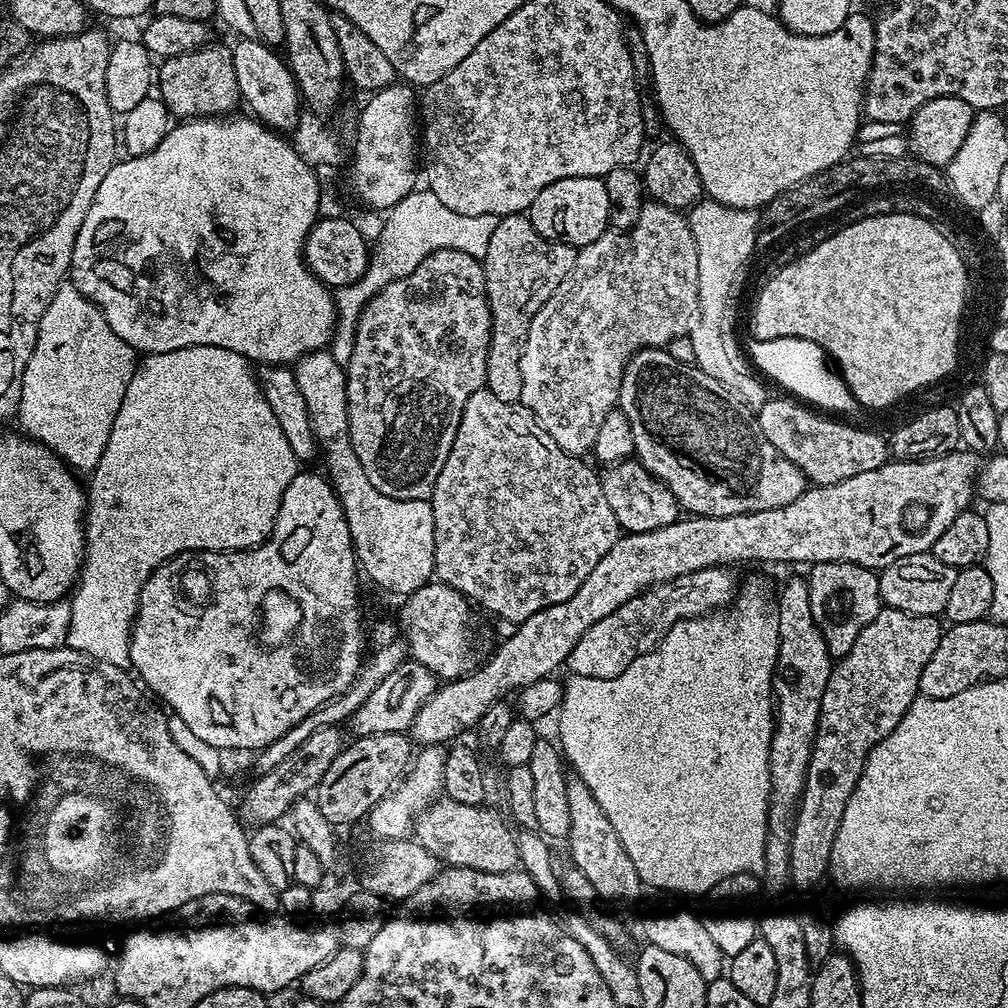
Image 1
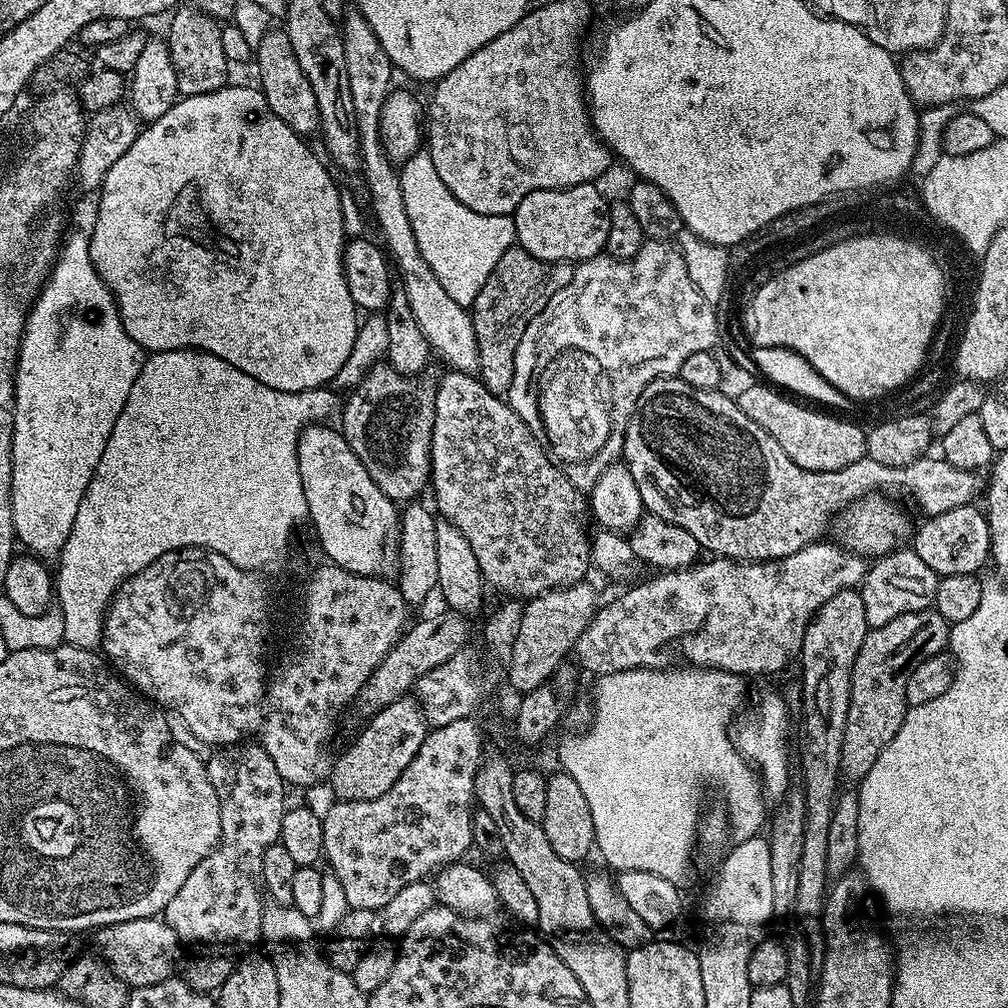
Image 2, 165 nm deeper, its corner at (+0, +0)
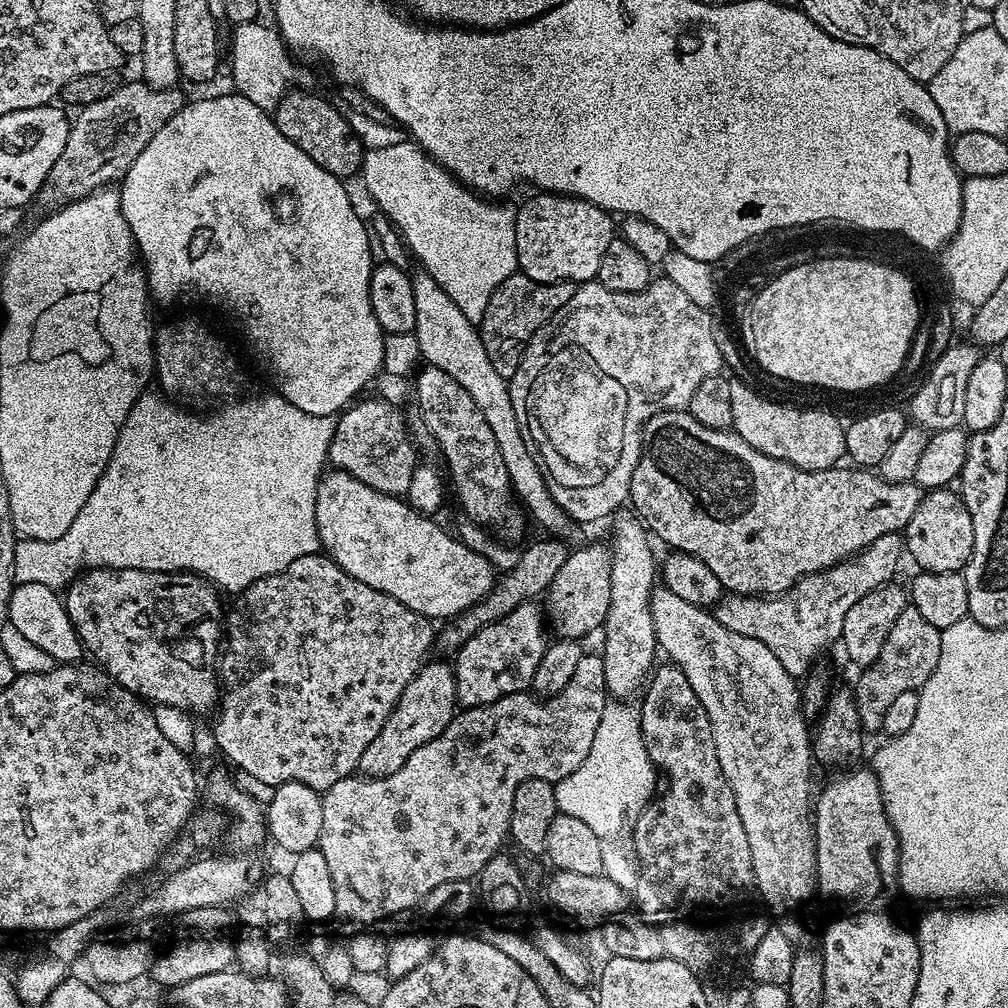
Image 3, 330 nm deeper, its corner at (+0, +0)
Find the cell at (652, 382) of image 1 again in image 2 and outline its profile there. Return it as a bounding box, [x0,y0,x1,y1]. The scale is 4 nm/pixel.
[622,375,982,562]

